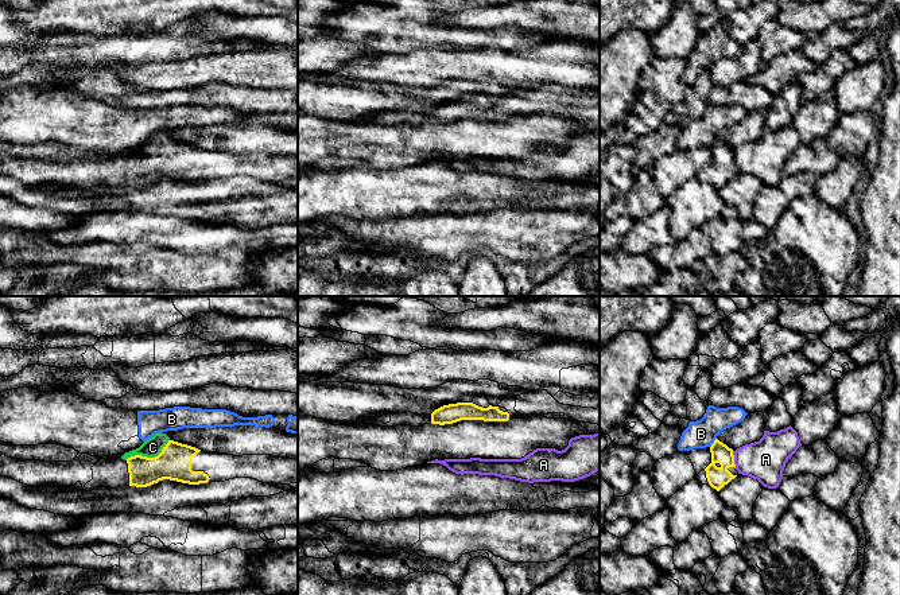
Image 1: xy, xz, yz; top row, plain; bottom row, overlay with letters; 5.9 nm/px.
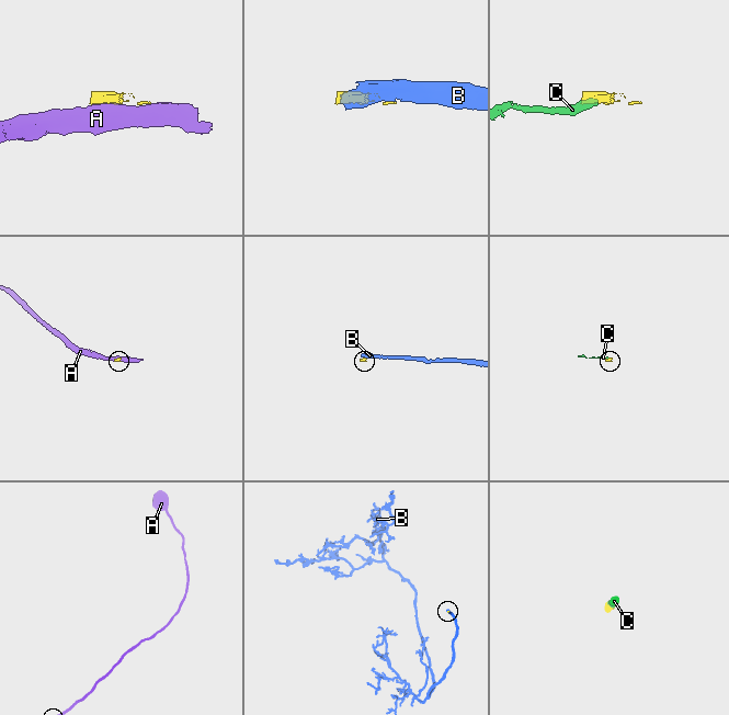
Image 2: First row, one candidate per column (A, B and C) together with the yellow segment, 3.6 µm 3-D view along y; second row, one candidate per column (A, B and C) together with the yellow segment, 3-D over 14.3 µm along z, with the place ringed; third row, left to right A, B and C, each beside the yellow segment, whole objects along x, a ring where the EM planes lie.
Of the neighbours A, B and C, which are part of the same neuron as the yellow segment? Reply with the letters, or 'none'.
C

